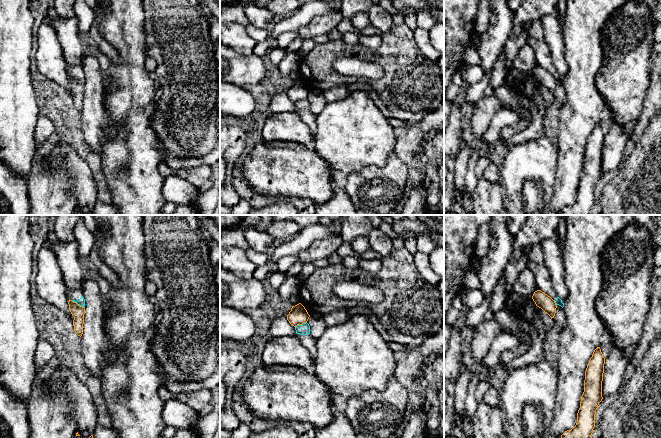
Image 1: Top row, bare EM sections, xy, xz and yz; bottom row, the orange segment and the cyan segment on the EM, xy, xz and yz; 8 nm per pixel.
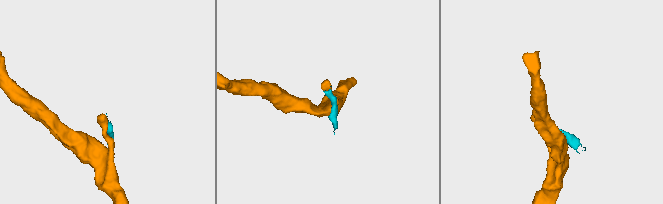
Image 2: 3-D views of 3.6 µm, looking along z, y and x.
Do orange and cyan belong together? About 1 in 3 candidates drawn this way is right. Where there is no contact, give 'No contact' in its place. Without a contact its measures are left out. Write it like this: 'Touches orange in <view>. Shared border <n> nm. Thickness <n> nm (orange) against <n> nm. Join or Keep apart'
Touches orange in xy. Shared border 130 nm. Thickness 110 nm (orange) against 60 nm. Keep apart

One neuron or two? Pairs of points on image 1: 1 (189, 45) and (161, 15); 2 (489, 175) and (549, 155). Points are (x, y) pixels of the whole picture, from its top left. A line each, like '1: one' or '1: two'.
1: one
2: two

